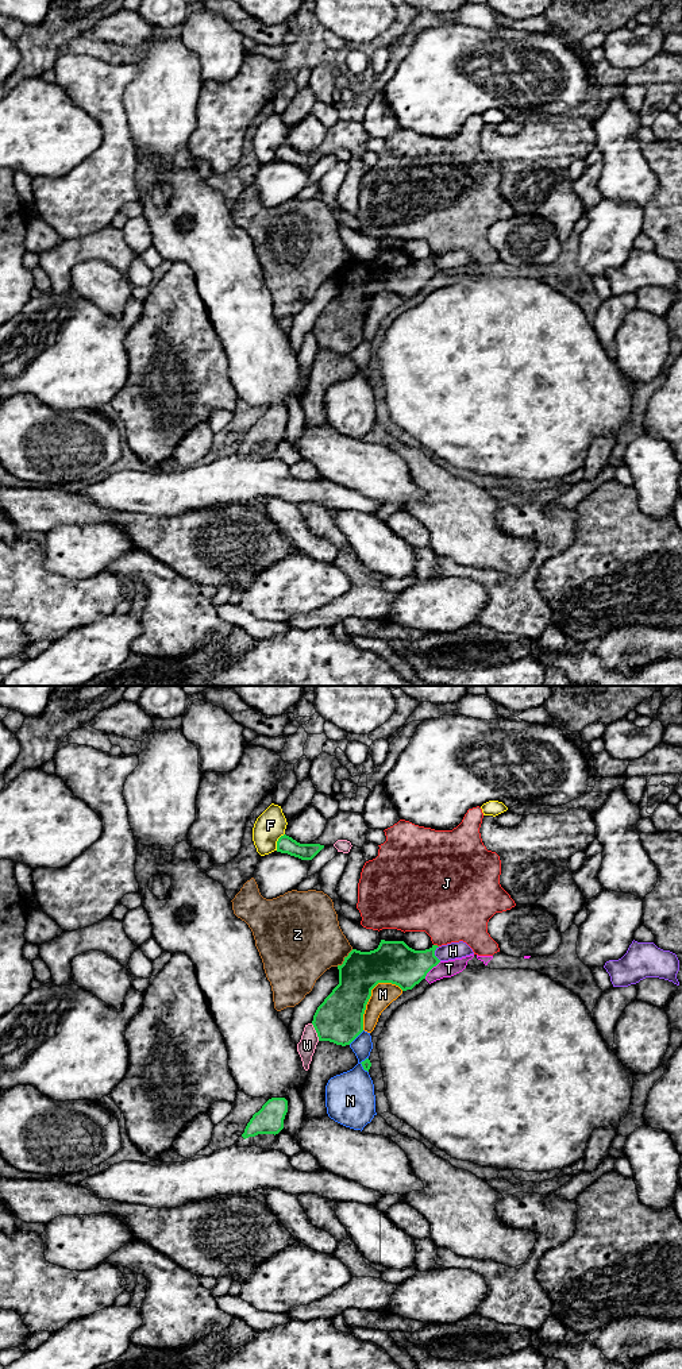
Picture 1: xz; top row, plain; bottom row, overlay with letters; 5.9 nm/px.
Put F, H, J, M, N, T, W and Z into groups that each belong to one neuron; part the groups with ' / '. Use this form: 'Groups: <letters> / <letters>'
Groups: F / H / J / M / N T / W / Z

